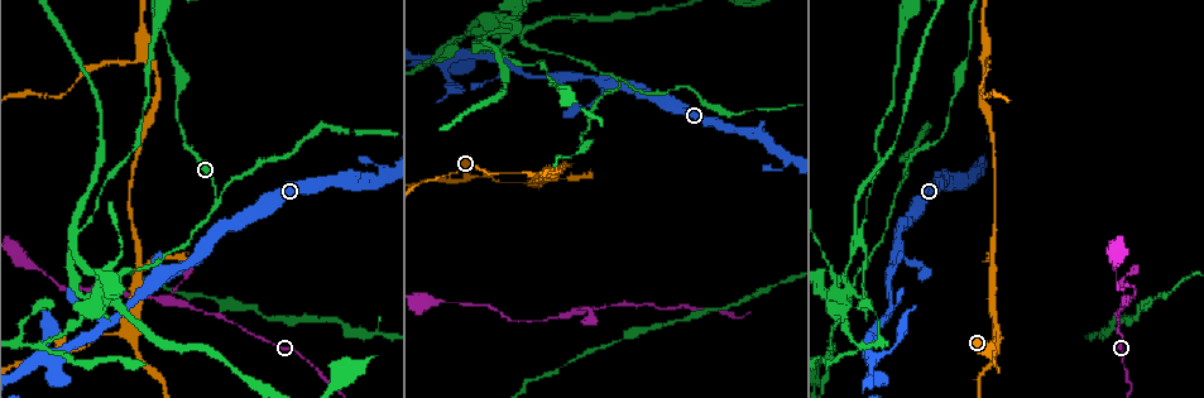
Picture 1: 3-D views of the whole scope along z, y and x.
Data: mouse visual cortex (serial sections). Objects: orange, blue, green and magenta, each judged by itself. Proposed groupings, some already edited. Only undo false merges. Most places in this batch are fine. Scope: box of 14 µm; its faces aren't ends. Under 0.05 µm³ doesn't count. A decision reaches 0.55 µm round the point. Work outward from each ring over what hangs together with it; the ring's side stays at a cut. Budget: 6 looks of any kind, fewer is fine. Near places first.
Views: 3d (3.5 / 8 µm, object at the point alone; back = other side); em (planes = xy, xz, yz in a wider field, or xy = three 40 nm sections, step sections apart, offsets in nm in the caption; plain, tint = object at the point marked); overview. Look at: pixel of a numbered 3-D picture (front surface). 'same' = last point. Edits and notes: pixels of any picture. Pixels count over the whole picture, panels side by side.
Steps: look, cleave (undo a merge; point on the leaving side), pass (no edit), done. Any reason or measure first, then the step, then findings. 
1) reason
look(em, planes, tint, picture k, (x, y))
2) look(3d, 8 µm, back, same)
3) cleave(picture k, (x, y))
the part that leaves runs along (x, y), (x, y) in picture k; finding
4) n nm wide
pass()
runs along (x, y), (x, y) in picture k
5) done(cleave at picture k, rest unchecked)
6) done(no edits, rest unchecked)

look(3d, 3.5 µm, picture 1, (619, 82))

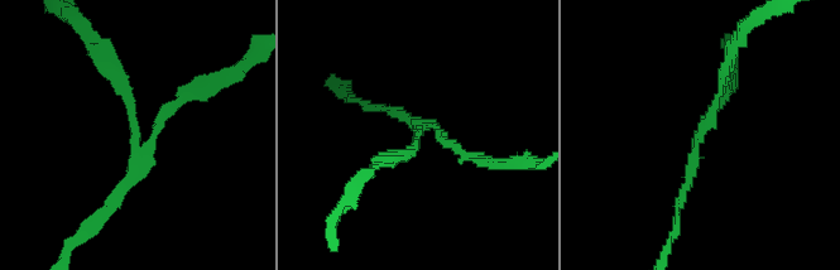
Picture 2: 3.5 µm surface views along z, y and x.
3 arms; arms of 150, 150, 150 nm; need the tissue
look(em, planes, tint, picture 2, (416, 132))

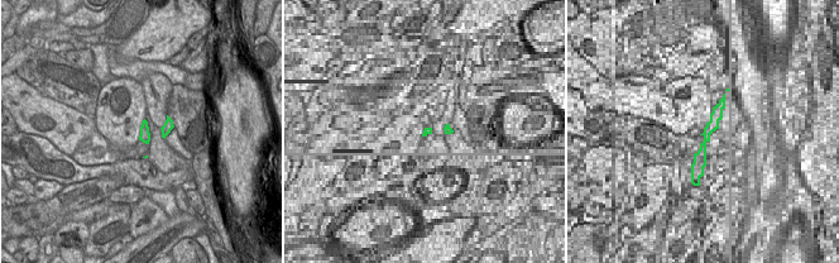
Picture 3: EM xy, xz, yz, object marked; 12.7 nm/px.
cleave(picture 2, (109, 207))
the part that leaves runs along (132, 169), (128, 184), (65, 255) in picture 2; a second cell is stuck on

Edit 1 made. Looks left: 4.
sudden change in width
look(3d, 3.5 µm, picture 1, (999, 330))

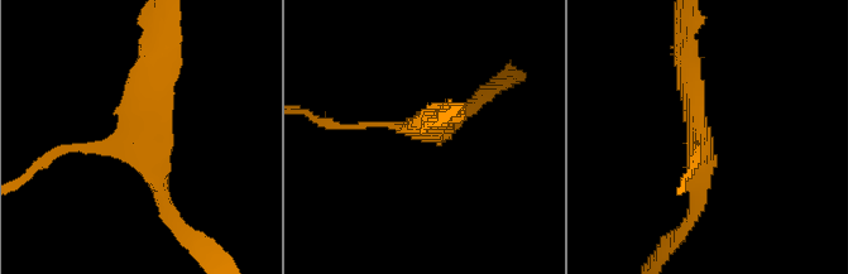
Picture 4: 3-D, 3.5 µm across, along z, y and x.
3 arms; arms of 100, 250, 250 nm
look(em, xy, step 1, tint, picture 4, (128, 136))

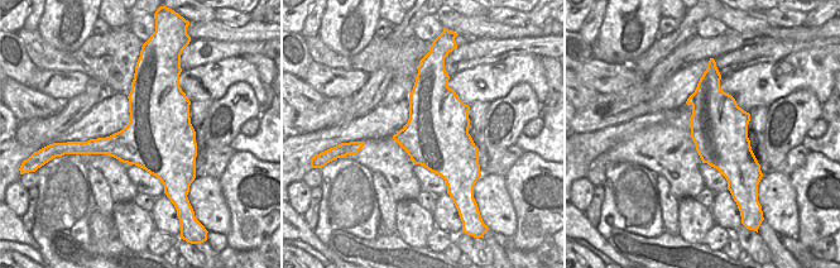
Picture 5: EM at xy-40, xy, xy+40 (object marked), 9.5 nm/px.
cut it another way
look(em, planes, tint, same)

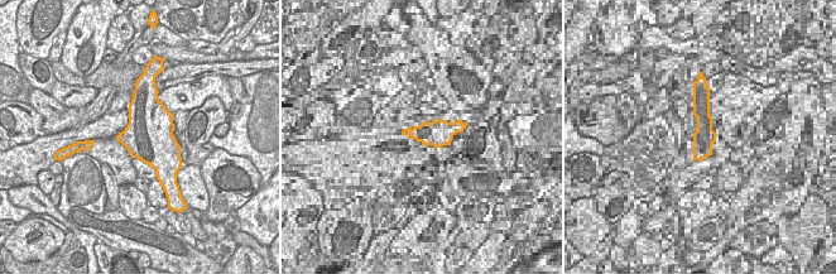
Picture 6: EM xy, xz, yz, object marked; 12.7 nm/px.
pass()
runs along (48, 157), (129, 138), (153, 61) in picture 4; continuous, no second cell

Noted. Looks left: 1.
done(cleave at picture 2, rest unchecked)

